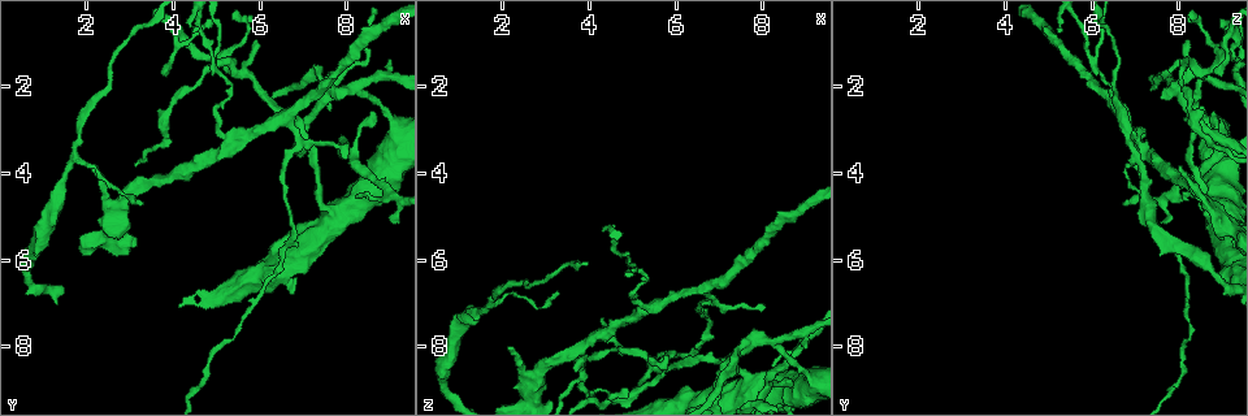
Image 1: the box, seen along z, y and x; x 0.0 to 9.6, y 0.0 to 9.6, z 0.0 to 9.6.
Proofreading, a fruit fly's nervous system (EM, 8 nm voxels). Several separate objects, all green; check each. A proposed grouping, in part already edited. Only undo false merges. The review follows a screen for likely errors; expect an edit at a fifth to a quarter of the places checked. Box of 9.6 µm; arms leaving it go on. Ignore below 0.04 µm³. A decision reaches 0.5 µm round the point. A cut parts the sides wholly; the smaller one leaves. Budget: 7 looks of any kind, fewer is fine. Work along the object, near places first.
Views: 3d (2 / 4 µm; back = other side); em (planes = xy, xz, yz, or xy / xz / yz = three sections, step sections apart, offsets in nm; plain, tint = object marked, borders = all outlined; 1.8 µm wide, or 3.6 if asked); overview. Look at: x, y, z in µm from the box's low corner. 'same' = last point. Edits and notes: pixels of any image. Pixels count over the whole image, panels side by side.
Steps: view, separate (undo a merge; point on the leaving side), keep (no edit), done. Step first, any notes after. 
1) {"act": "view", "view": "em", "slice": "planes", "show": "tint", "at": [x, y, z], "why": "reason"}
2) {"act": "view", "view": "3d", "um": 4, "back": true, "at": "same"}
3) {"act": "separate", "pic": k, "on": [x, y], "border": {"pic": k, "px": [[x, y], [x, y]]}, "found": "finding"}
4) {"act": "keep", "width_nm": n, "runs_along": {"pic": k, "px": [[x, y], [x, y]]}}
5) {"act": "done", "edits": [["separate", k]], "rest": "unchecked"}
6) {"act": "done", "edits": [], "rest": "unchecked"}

{"act": "view", "view": "3d", "um": 2, "at": [1.35, 4.55, 7.20], "why": "calibre changes"}

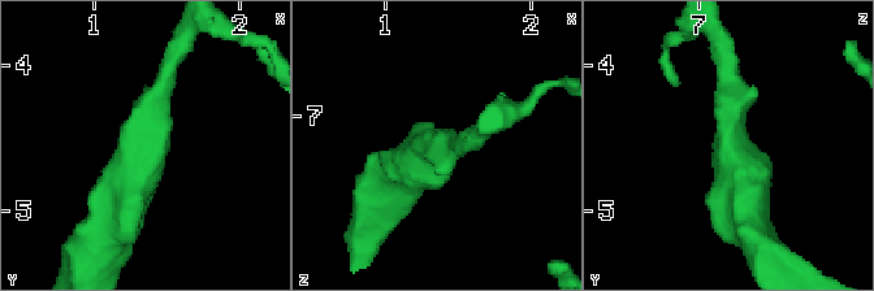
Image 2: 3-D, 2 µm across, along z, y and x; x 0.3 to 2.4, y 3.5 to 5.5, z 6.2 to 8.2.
{"act": "view", "view": "em", "slice": "xy", "step": 16, "show": "tint", "at": [1.36, 4.56, 7.22]}

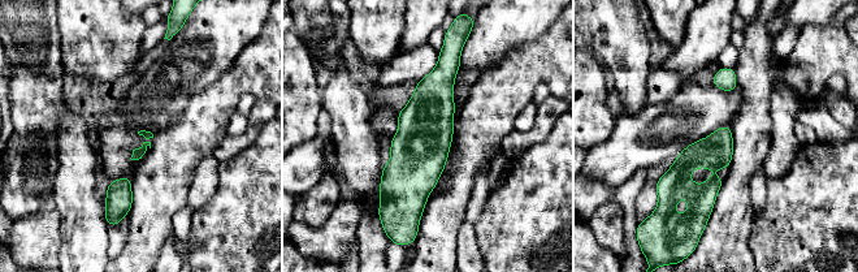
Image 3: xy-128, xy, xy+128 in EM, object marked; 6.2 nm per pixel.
{"act": "view", "view": "em", "slice": "planes", "show": "tint", "at": "same"}

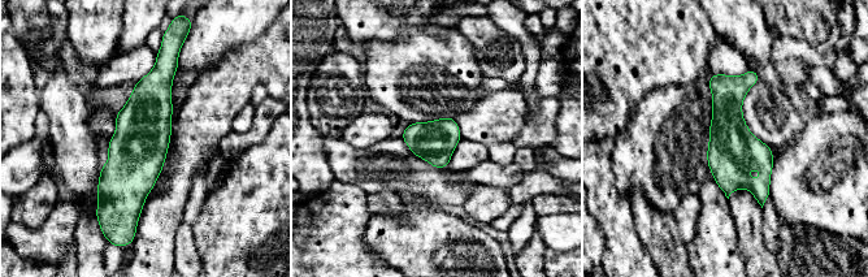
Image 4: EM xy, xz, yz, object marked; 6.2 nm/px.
{"act": "keep", "found": "all the same cell"}

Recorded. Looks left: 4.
{"act": "view", "view": "3d", "um": 2, "at": [5.30, 3.45, 7.20], "why": "arms part here"}

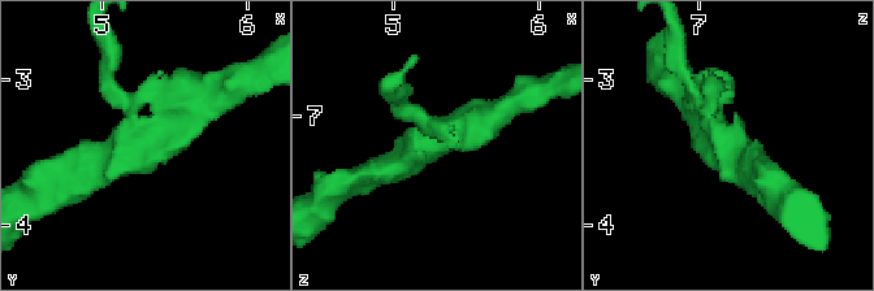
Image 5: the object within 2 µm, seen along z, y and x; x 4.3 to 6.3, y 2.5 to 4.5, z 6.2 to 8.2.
{"act": "view", "view": "em", "slice": "planes", "show": "tint", "at": [5.30, 3.42, 7.18]}

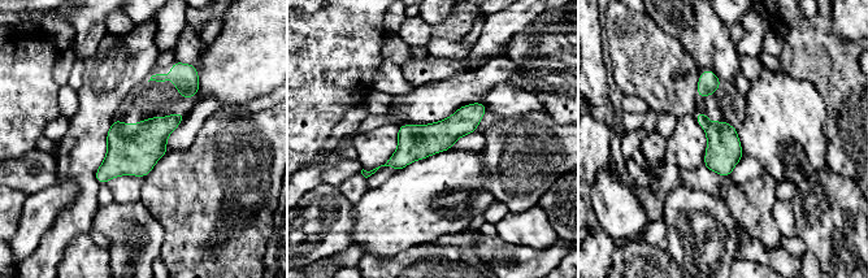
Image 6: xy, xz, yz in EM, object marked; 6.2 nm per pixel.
{"act": "keep", "width_nm": 220, "found": "one cell here"}

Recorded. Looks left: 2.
{"act": "view", "view": "3d", "um": 4, "at": [5.45, 1.65, 8.45], "why": "three-way junction"}

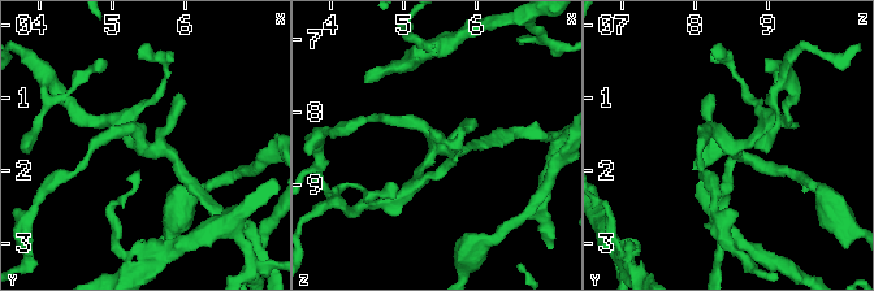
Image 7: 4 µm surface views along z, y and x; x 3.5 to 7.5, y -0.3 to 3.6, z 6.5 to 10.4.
{"act": "view", "view": "em", "slice": "planes", "show": "tint", "at": [5.50, 1.65, 8.45]}

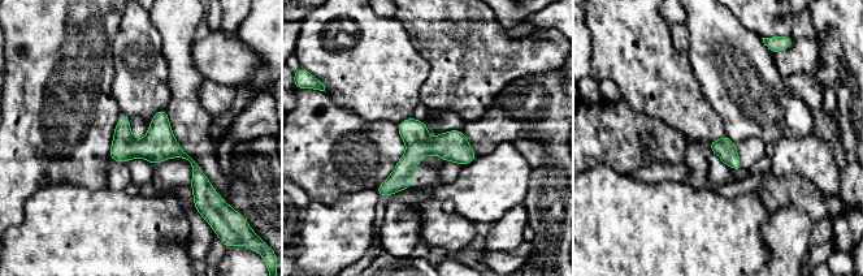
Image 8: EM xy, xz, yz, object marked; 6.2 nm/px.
{"act": "keep", "width_nm": 120, "found": "continuous, no second cell"}

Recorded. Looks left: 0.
{"act": "done", "edits": [], "rest": "unchecked"}

